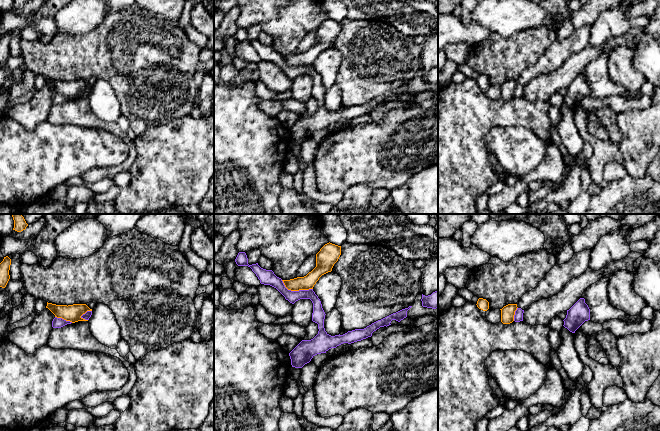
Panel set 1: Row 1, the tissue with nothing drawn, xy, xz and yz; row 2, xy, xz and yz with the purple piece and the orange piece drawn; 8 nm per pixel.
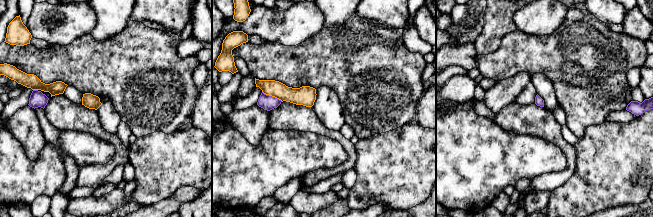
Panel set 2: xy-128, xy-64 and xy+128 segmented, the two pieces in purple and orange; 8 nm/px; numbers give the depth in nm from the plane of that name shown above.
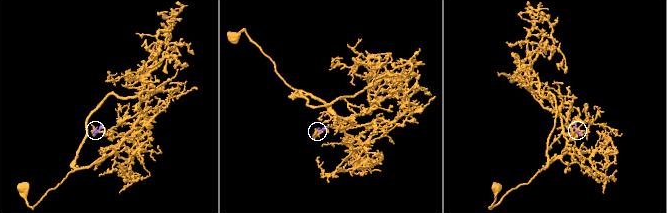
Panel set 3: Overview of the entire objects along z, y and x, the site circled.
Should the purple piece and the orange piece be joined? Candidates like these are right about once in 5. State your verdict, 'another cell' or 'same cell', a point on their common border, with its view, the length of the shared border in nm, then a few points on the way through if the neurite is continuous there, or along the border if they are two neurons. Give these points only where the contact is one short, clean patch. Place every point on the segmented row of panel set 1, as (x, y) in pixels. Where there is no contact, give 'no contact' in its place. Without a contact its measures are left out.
another cell | xz (296, 291) | 260 nm

